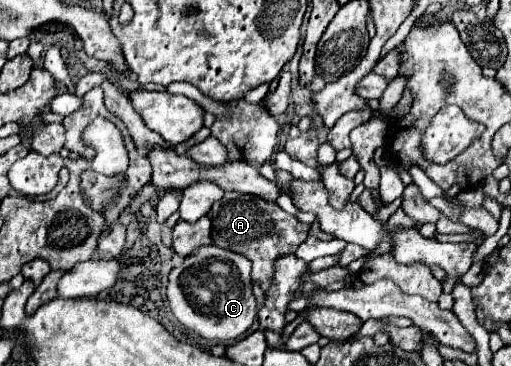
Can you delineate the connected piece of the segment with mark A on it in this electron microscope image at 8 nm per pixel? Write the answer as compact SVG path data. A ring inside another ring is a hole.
M228 191L224 193L222 201L224 205L212 205L210 209L214 245L246 255L252 261L252 279L262 287L262 291L268 291L272 287L274 261L294 253L298 245L308 237L310 225L300 223L294 215L280 211L276 203L268 203L262 197Z

